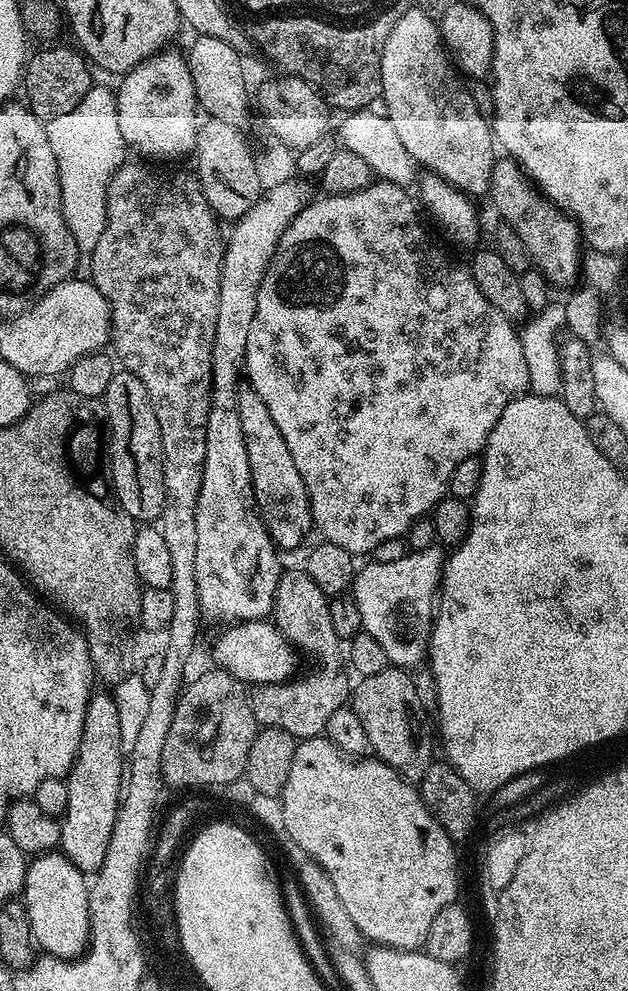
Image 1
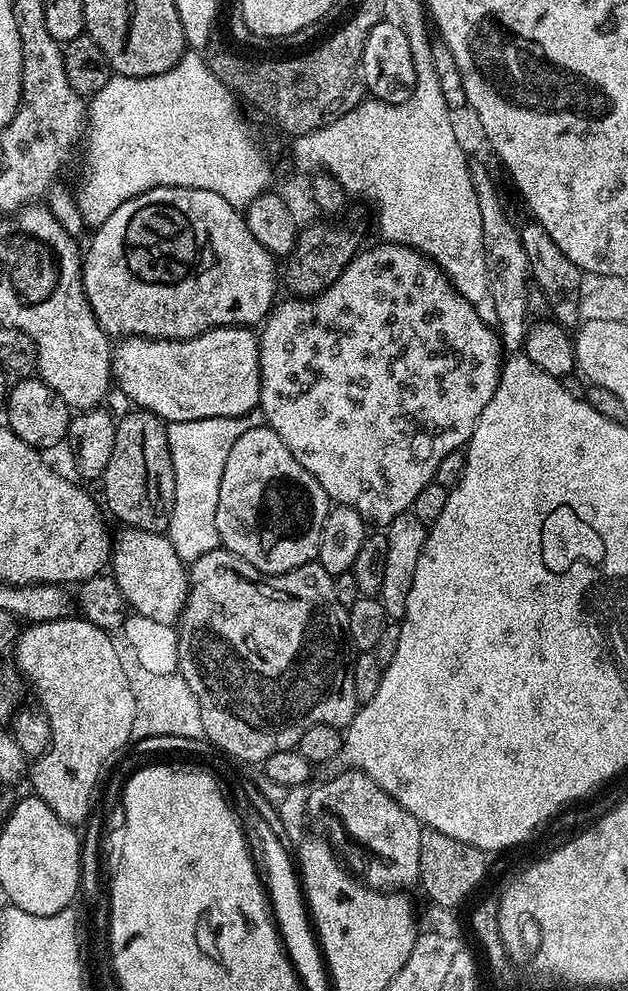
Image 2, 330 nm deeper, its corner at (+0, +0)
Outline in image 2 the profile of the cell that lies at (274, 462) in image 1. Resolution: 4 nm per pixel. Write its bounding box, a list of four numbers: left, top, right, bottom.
[218,427,330,574]

